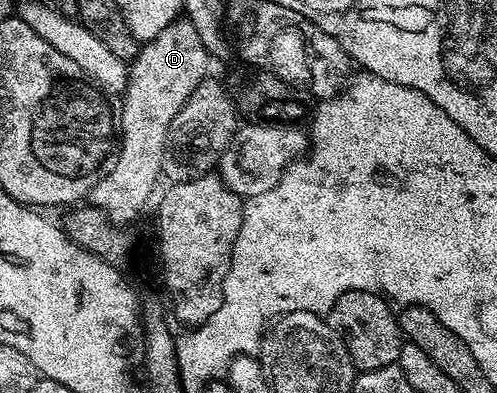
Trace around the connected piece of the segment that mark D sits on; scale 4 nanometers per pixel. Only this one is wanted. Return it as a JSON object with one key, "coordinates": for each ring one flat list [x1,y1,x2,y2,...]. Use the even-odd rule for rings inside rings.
{"coordinates":[[179,19,164,27,156,39,145,42,139,48,136,60,129,62,130,78,126,92,120,97,120,125,124,132,120,137,116,167,100,179,88,196,115,225,129,226,129,221,136,220,145,211,162,177,162,156,168,127,192,91,206,80,210,61,212,54,206,50,204,43,200,43,196,27,192,27,188,20]]}

